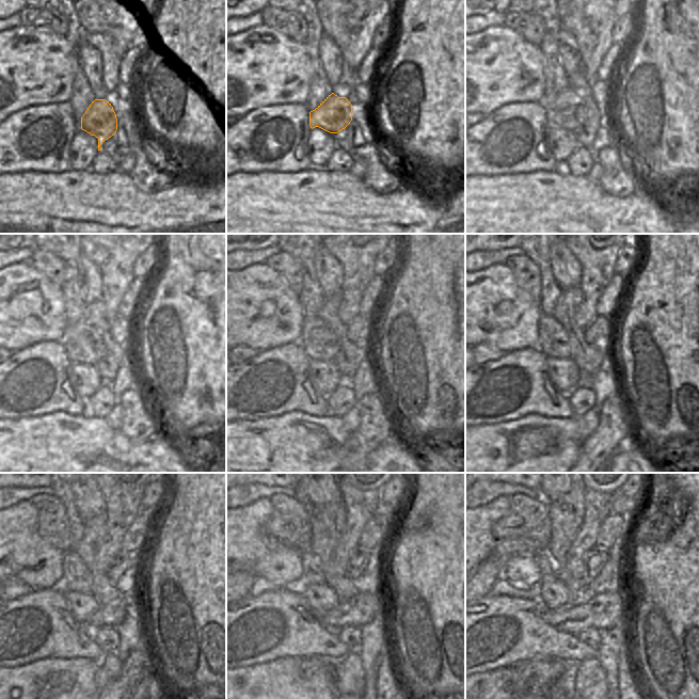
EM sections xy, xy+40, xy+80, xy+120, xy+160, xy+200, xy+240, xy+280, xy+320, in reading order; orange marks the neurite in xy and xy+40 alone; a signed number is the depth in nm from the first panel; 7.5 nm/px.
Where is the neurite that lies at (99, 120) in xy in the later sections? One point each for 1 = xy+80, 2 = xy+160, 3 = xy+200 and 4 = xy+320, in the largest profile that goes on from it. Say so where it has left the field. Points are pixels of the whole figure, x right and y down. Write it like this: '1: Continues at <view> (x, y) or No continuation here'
1: Continues at xy+80 (568, 111)
2: Continues at xy+160 (319, 342)
3: Continues at xy+200 (555, 338)
4: Continues at xy+320 (547, 567)

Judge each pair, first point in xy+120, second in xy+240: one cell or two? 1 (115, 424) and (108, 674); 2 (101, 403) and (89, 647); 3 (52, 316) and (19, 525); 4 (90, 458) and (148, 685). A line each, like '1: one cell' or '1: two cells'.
1: one cell
2: two cells
3: one cell
4: two cells

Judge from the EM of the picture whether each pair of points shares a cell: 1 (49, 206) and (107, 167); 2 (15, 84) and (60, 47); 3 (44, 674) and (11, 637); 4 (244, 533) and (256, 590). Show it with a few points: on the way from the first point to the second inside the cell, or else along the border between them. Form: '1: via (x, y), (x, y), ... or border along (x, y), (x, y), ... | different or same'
1: border along (86, 170), (93, 173), (113, 173), (115, 171) | different
2: via (26, 74), (33, 66), (41, 66), (49, 58) | same
3: border along (57, 657), (42, 657), (11, 667) | different
4: border along (254, 576), (263, 576), (277, 587) | different

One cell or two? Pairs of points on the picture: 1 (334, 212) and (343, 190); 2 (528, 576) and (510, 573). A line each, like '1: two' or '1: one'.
1: one
2: one

